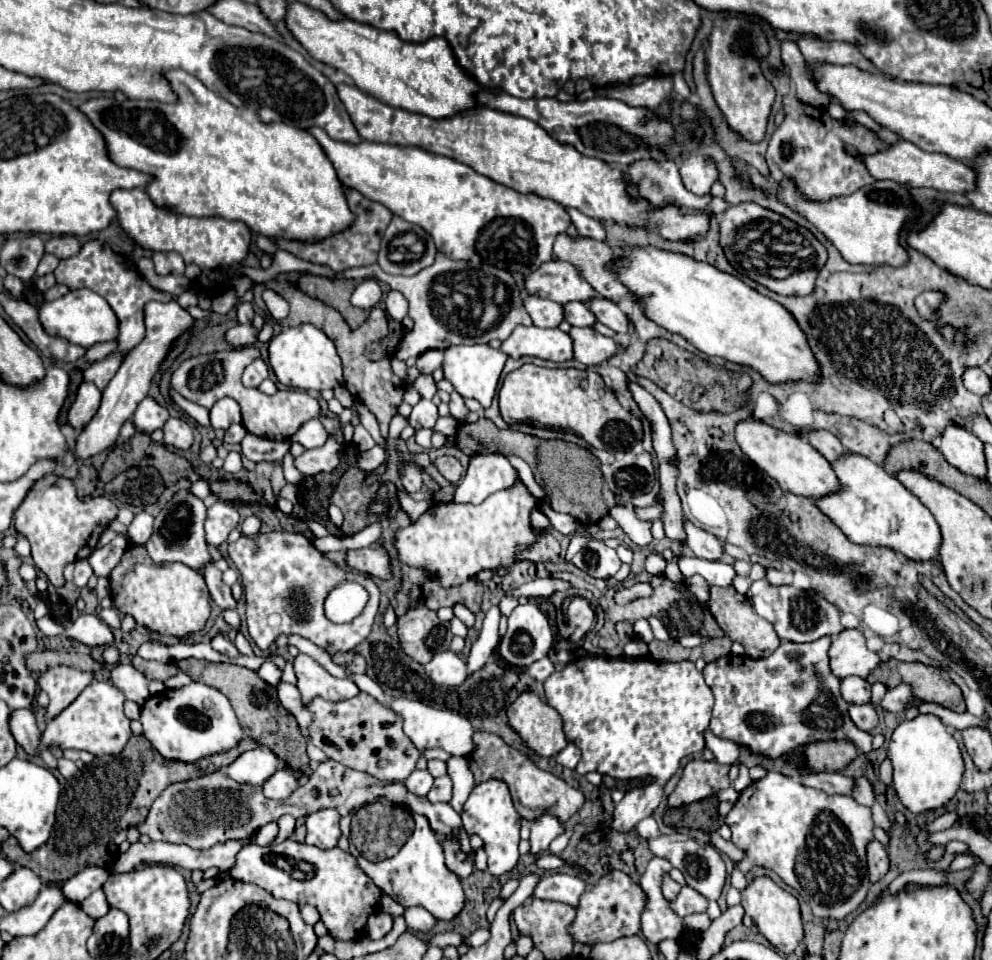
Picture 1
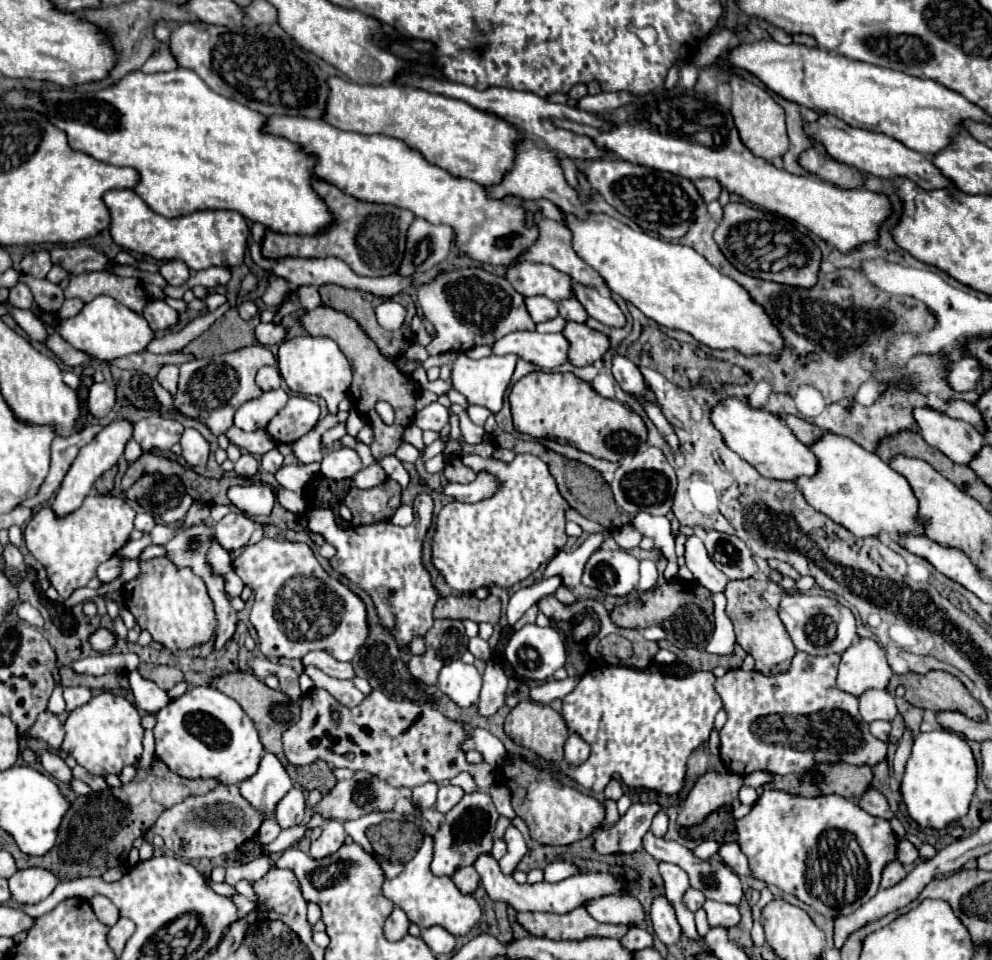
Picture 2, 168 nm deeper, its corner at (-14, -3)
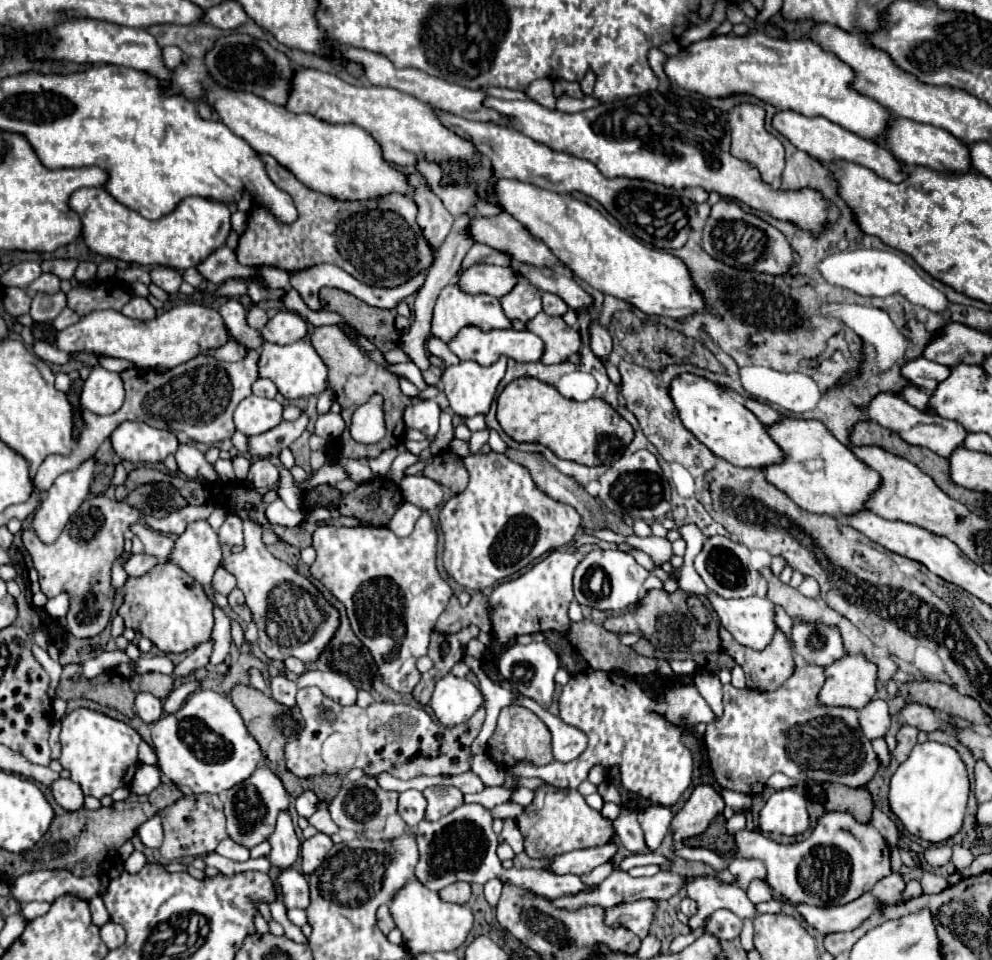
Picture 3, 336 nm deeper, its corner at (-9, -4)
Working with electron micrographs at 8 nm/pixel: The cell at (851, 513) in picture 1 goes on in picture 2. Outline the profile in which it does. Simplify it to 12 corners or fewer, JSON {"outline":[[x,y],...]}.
{"outline":[[826,431],[804,499],[856,537],[922,533],[908,481]]}

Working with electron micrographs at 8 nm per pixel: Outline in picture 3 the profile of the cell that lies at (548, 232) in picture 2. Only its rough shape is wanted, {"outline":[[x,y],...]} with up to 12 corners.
{"outline":[[507,212],[473,218],[471,236],[513,262],[563,264]]}

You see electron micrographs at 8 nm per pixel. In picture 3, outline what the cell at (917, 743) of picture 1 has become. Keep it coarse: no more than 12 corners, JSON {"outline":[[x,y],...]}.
{"outline":[[915,744],[889,806],[927,842],[961,830],[969,778],[959,752]]}

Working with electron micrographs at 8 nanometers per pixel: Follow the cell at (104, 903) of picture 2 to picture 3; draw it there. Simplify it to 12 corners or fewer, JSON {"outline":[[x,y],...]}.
{"outline":[[91,898],[91,918],[93,924],[103,926],[109,922],[109,912],[103,900]]}

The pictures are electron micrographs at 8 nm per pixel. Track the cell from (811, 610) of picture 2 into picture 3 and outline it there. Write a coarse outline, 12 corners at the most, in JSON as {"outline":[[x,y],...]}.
{"outline":[[795,620],[791,642],[809,664],[829,666],[845,656],[841,632]]}

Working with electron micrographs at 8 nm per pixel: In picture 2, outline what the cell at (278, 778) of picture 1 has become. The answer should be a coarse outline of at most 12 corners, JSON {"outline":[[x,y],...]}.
{"outline":[[294,787],[276,807],[282,829],[296,827],[304,819],[306,797]]}

